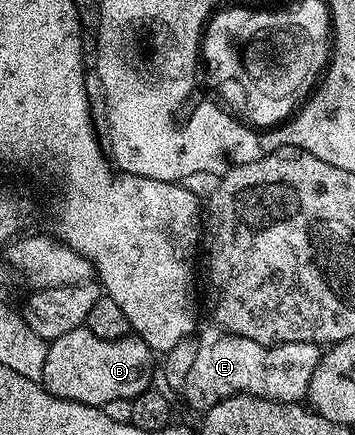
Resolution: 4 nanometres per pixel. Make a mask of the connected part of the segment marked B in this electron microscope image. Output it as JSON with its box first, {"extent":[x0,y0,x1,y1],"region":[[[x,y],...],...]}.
{"extent":[42,325,153,408],"region":[[[85,325],[48,343],[42,382],[51,395],[103,408],[115,399],[133,400],[153,386],[152,358],[152,348],[139,337],[103,339]]]}

